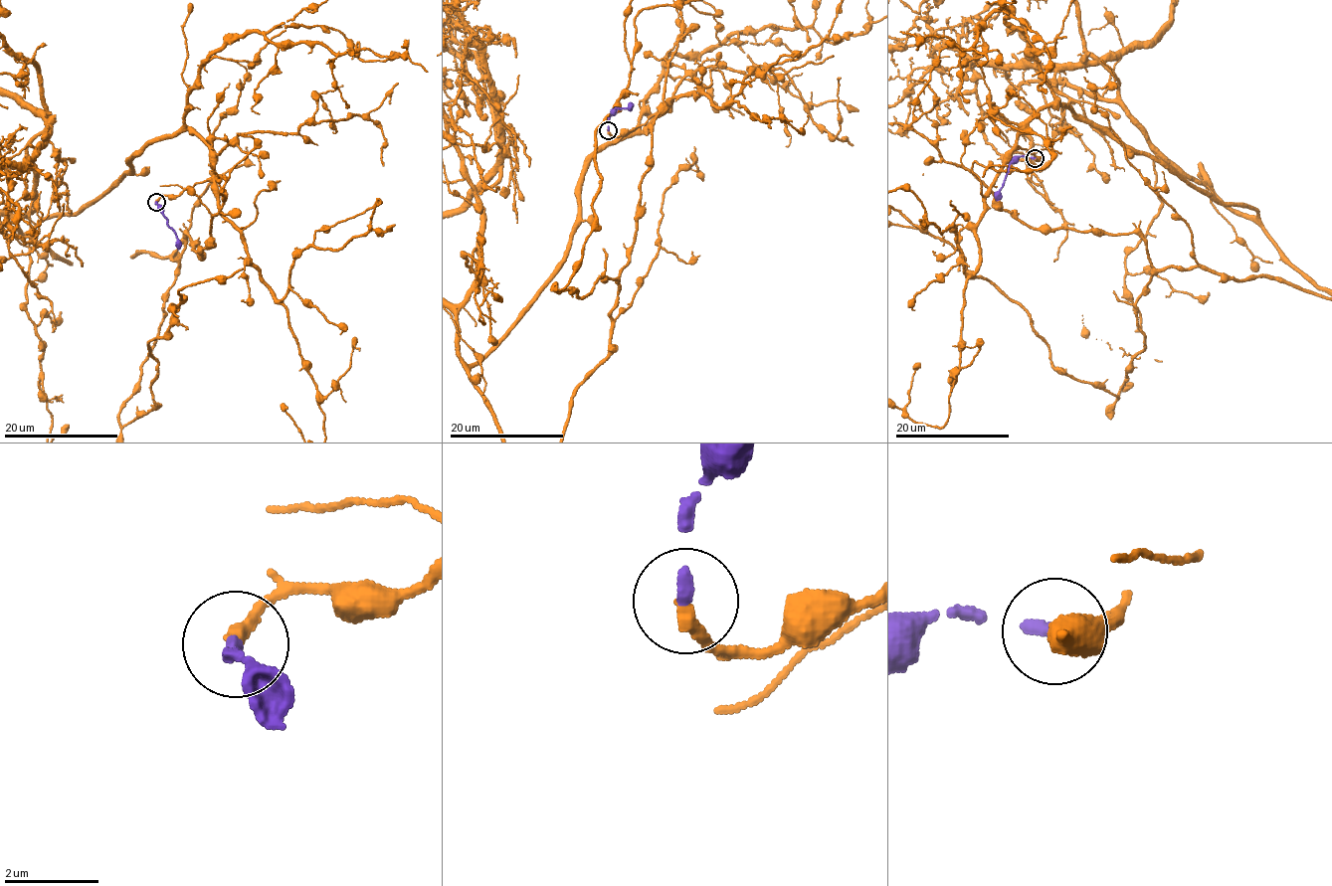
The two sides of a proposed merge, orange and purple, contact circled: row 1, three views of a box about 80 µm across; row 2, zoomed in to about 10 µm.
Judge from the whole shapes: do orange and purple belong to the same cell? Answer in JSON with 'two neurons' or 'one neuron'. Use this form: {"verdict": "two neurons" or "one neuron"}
{"verdict": "one neuron"}

